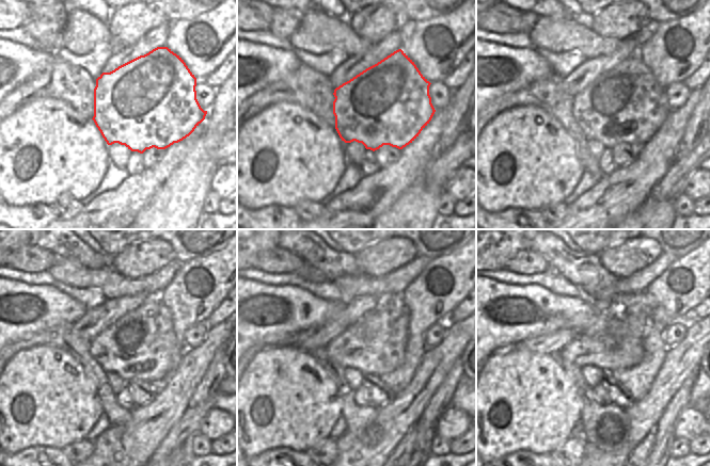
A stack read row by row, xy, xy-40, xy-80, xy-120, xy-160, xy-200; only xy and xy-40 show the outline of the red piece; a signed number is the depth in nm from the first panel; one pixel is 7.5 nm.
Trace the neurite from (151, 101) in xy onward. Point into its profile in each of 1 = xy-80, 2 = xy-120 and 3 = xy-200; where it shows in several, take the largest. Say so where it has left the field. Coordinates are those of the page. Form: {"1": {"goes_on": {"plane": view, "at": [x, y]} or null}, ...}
{"1": {"goes_on": {"plane": "xy-80", "at": [625, 105]}}, "2": {"goes_on": {"plane": "xy-120", "at": [140, 346]}}, "3": {"goes_on": {"plane": "xy-200", "at": [597, 346]}}}

